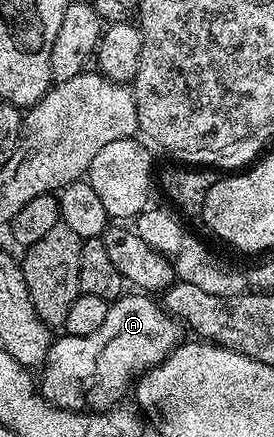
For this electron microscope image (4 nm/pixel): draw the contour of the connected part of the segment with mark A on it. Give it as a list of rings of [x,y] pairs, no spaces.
[[[129,292],[108,305],[105,323],[89,336],[61,335],[52,343],[39,387],[48,401],[75,411],[103,412],[142,373],[161,363],[182,341],[182,325],[150,295]]]

